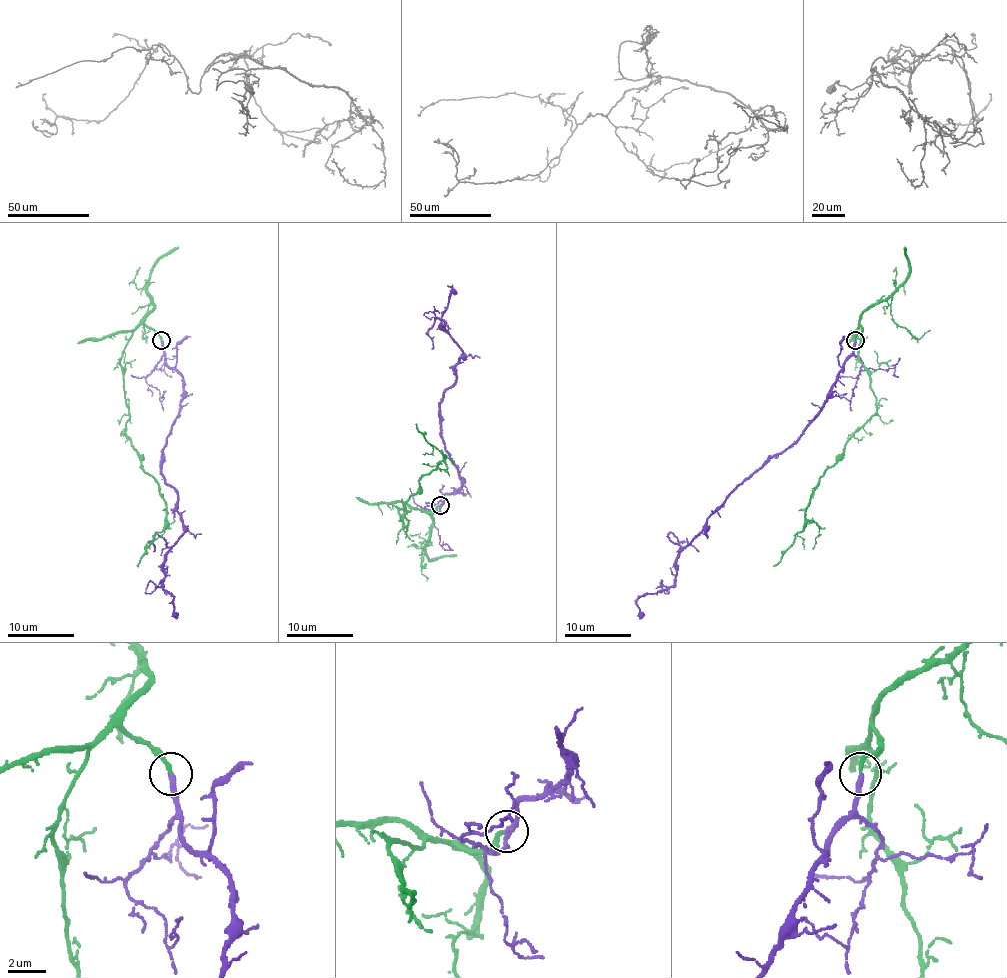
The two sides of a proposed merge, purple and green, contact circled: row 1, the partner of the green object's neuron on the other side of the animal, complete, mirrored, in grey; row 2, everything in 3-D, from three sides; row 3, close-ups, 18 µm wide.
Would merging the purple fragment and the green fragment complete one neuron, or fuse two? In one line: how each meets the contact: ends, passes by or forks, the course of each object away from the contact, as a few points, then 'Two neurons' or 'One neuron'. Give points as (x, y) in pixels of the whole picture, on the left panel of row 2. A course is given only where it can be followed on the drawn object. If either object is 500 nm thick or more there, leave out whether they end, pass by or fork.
At the ring purple ends. At the ring green ends. Course of purple: (161, 340), (164, 361), (182, 378), (161, 473), (177, 495), (184, 530), (164, 559), (163, 589), (176, 619). Course of green: (161, 340), (139, 325), (120, 363), (129, 419), (125, 432), (166, 505), (166, 526), (138, 566). One neuron

